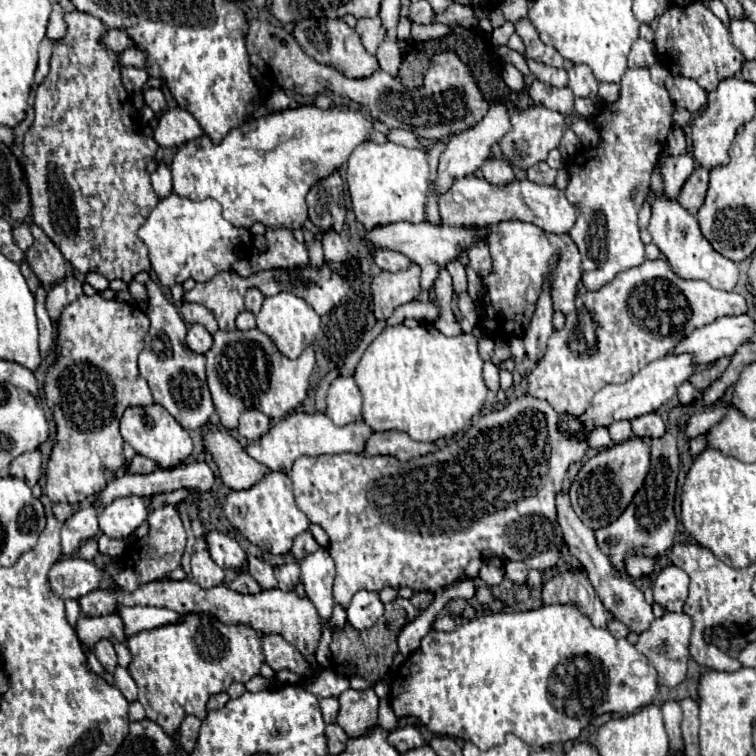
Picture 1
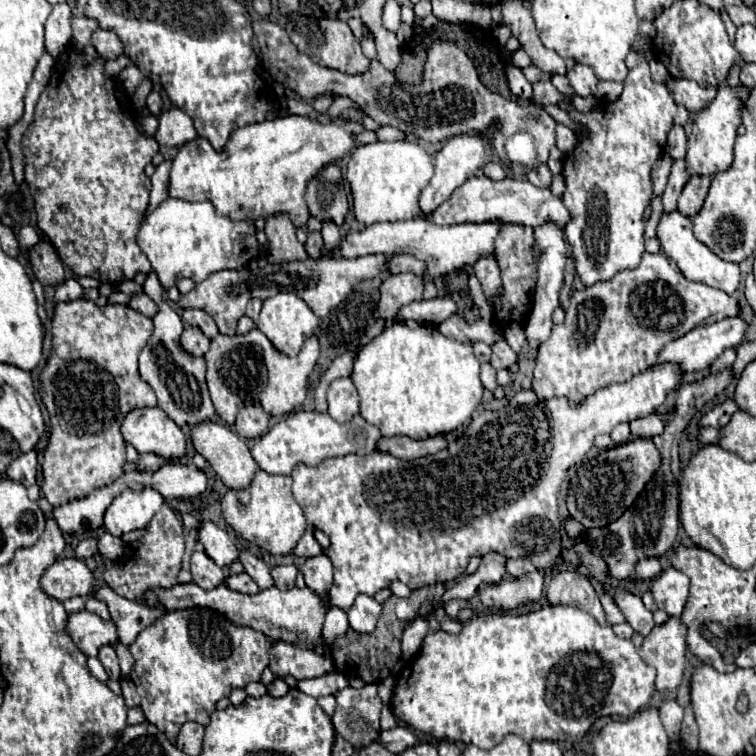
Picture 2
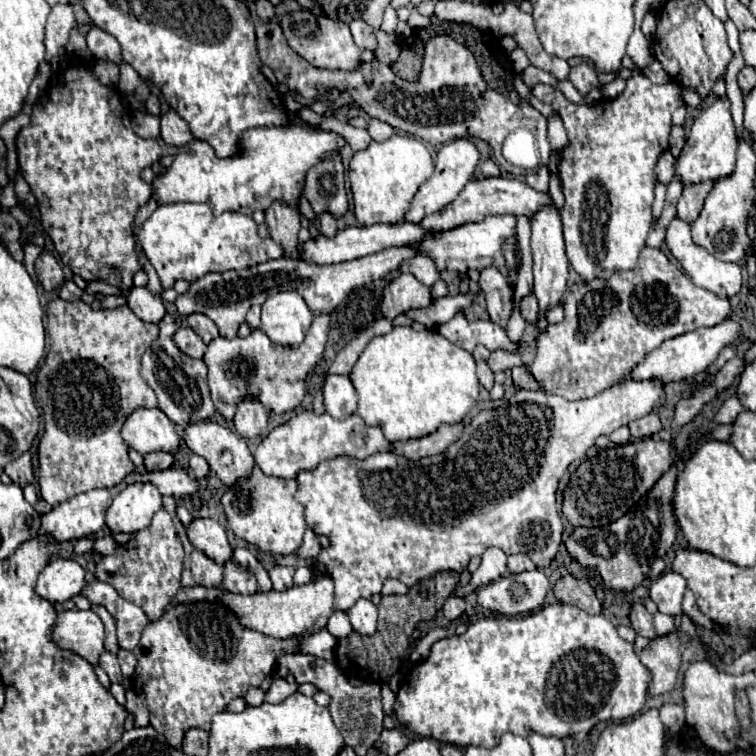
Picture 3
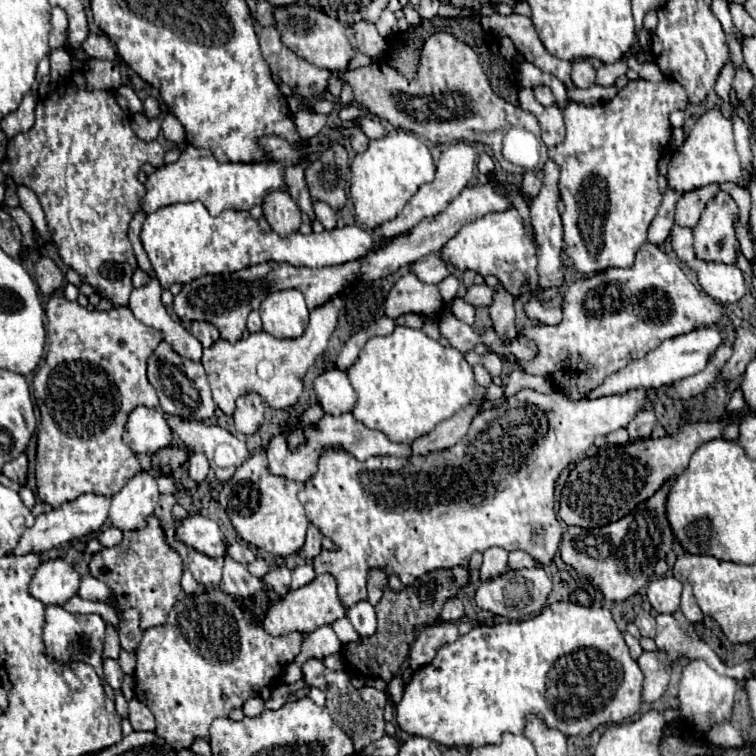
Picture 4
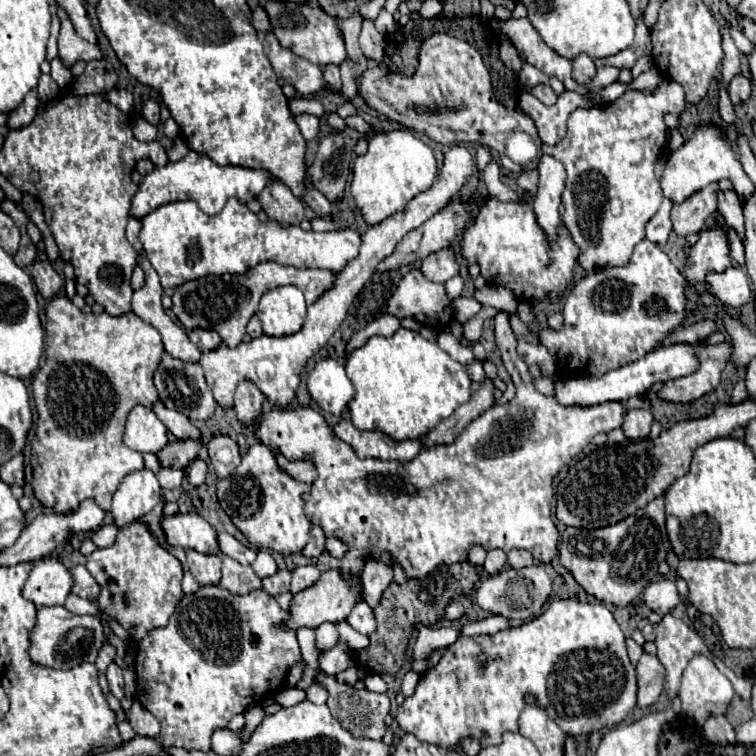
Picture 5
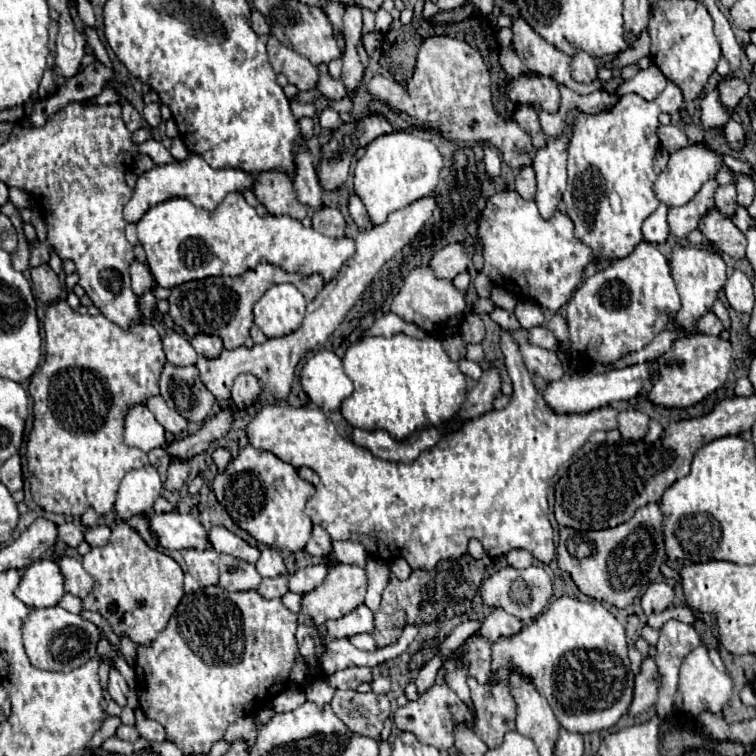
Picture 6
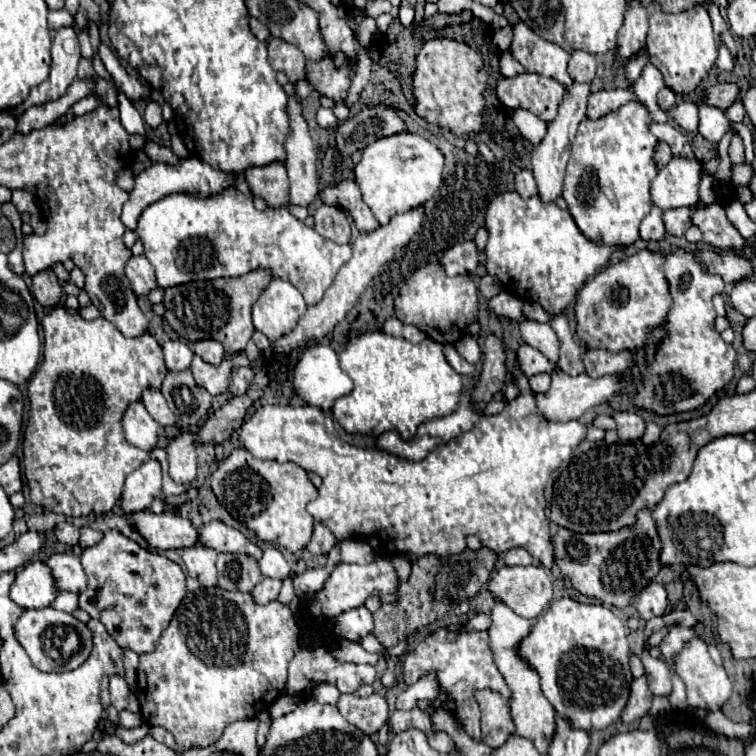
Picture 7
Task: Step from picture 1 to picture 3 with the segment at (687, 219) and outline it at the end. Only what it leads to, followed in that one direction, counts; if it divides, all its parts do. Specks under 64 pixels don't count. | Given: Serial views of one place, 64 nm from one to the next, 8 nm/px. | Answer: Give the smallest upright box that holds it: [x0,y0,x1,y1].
[666,218,742,298]

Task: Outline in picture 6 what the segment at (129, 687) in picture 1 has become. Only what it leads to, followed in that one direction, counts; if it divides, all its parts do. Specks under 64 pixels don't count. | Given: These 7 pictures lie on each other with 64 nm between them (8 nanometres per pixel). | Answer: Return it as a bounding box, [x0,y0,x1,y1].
[134,708,166,742]

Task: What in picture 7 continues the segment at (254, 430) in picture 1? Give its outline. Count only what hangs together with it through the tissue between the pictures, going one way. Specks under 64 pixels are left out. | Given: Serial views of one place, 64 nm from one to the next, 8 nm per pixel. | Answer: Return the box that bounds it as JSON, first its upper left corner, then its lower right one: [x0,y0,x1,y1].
[230,368,254,396]

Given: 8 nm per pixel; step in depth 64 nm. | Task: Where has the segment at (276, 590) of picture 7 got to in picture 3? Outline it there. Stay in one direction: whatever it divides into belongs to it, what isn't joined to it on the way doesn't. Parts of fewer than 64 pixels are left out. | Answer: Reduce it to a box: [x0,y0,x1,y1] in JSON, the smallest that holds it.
[270,566,294,592]

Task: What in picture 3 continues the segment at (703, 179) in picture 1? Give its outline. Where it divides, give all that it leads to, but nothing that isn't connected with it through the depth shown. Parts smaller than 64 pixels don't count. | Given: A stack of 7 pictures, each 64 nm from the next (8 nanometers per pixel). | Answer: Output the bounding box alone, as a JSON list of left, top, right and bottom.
[678,180,712,220]

